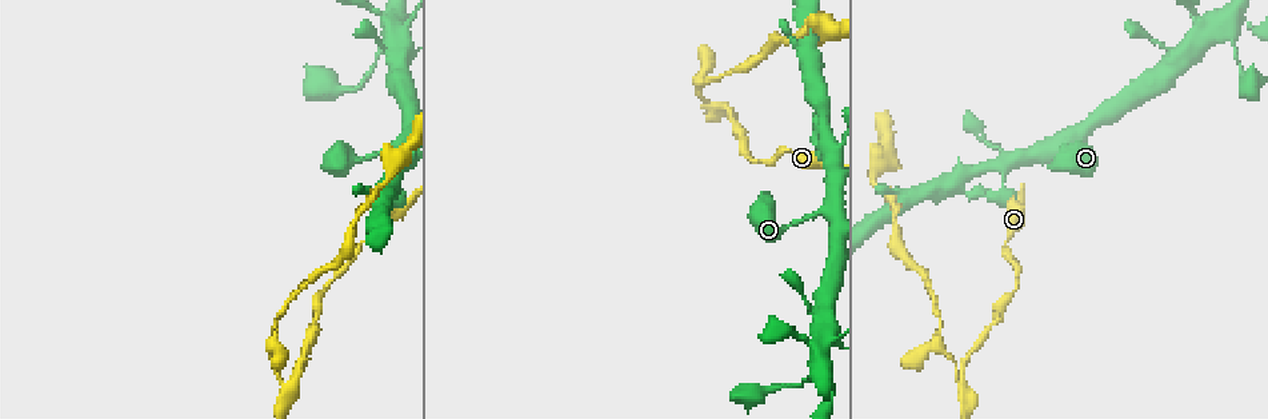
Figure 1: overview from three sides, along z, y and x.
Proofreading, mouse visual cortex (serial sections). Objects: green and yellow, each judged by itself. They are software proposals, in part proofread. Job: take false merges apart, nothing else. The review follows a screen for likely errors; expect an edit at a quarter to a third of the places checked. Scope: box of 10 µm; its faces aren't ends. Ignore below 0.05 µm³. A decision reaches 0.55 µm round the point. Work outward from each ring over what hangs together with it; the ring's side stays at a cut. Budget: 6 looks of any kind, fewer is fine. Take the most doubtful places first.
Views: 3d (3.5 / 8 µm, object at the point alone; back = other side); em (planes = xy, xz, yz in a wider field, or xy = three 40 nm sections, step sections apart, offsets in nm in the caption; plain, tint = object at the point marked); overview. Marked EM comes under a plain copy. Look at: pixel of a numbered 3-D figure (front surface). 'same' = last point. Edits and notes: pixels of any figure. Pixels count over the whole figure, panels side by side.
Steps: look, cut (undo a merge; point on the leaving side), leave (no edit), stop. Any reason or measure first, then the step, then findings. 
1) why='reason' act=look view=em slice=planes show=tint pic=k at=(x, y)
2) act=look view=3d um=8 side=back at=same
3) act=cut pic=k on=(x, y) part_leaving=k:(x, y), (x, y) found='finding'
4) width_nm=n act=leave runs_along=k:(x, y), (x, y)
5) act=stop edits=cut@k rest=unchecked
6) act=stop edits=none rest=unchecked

why='sharp bend' act=look view=3d um=8 pic=1 at=(1227, 19)

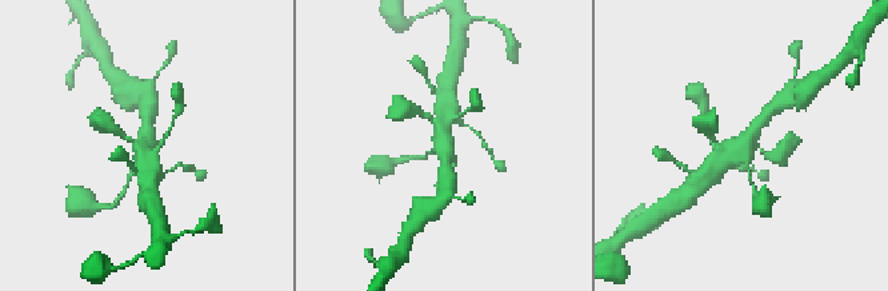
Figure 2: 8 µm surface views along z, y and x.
why='closer look' act=look view=3d um=3.5 at=same

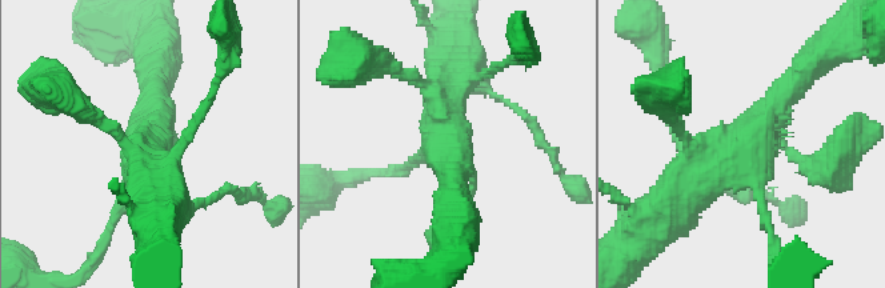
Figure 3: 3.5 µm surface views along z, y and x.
act=look view=em slice=xy step=2 show=tint pic=3 at=(152, 143)

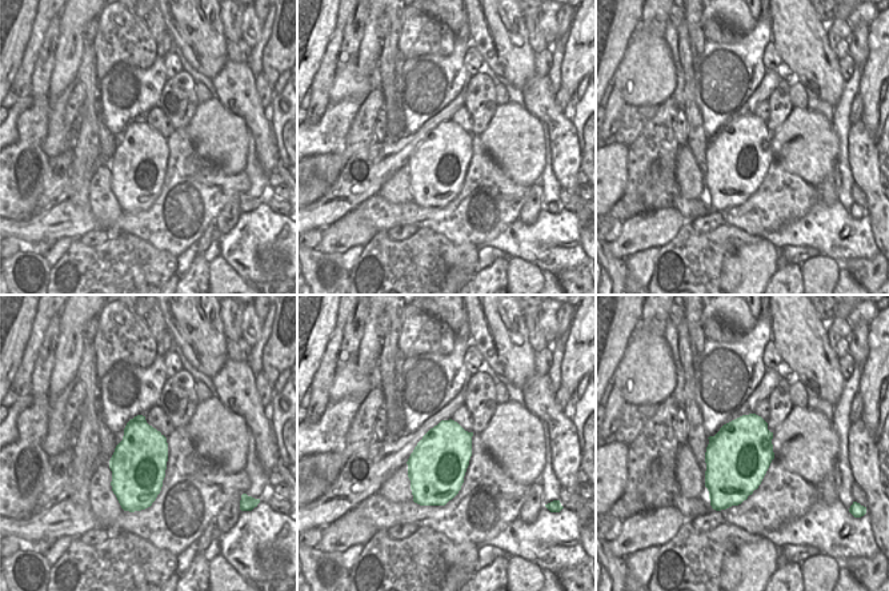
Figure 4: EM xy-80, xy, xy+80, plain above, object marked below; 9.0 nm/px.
act=leave runs_along=3:(457, 67), (440, 142), (408, 168) found='one cell here'

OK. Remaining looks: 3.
why='a narrow waist' act=look view=3d um=8 pic=1 at=(334, 279)

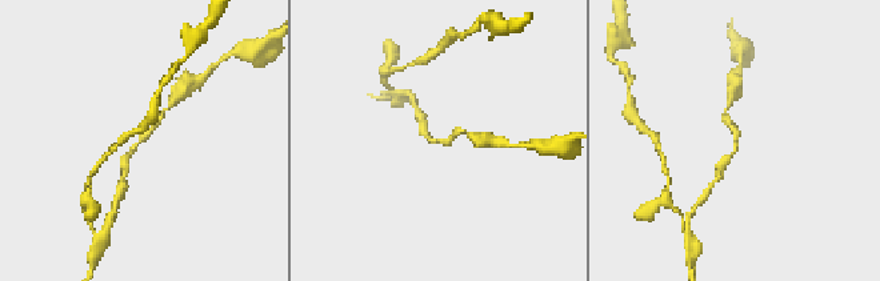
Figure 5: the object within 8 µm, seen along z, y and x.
why='closer look' act=look view=3d um=3.5 at=same

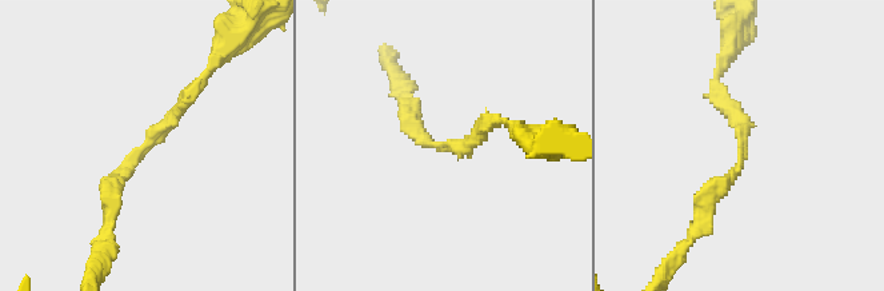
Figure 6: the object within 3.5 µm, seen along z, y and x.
arm_widths_nm=200,250 why='need the tissue' act=look view=em slice=xy step=1 show=tint pic=6 at=(148, 148)

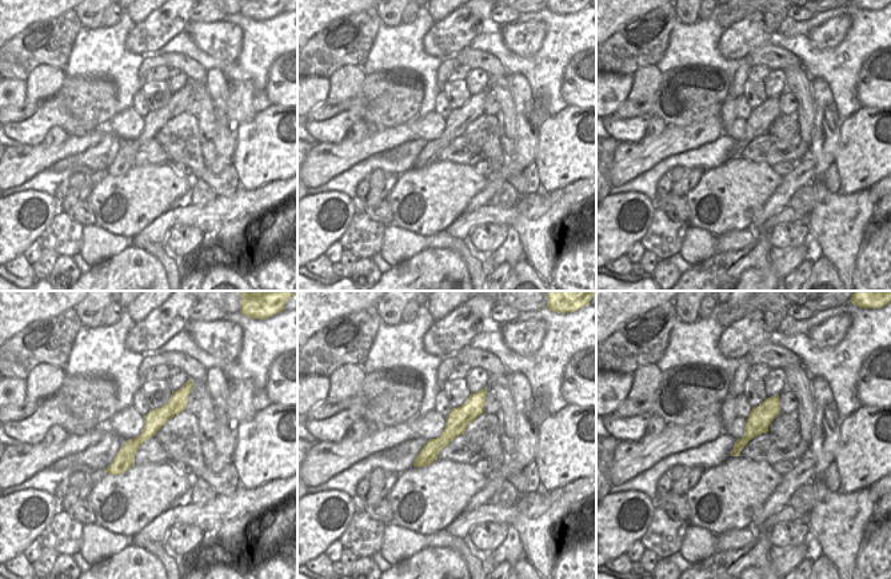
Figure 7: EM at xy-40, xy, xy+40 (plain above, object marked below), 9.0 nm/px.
width_nm=200 act=leave runs_along=7:(183, 395), (111, 470) found='one cell here'

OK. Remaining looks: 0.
act=stop edits=none rest=unchecked

